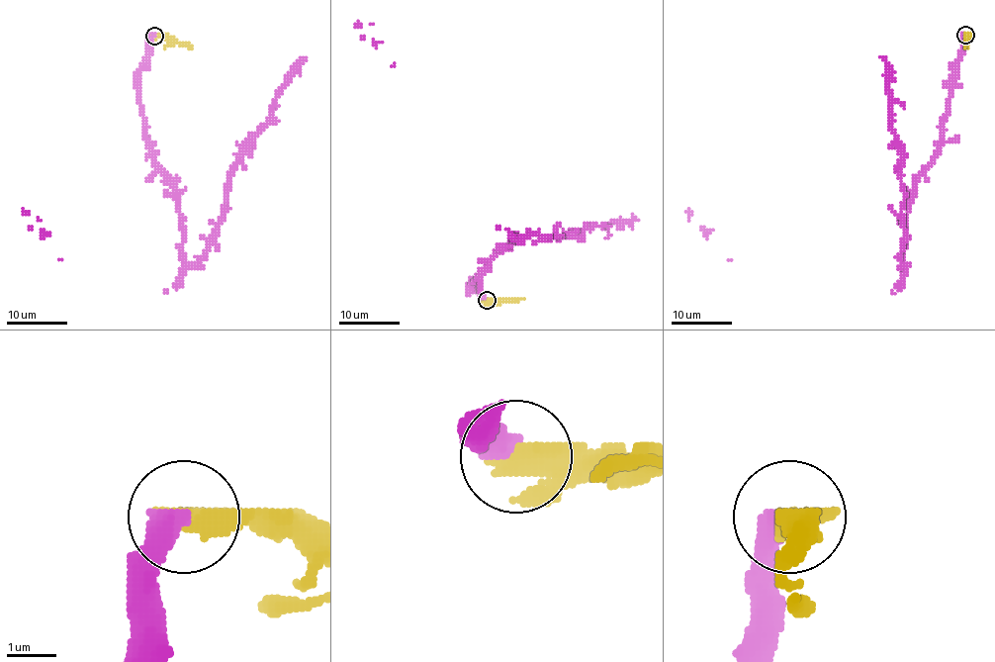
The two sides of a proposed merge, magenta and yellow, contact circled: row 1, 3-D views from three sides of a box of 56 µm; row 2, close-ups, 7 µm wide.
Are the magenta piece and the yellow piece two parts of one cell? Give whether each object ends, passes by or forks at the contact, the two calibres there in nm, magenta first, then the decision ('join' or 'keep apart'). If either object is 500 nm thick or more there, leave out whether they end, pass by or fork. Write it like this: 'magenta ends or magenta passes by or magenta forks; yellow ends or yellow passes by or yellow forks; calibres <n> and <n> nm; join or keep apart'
magenta ends; yellow passes by; calibres 480 and 380 nm; keep apart

